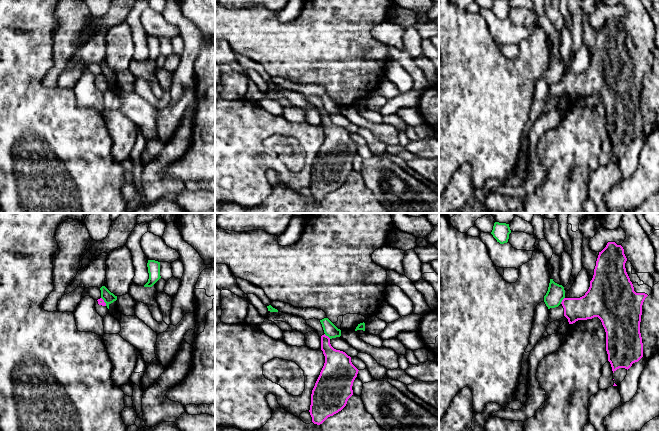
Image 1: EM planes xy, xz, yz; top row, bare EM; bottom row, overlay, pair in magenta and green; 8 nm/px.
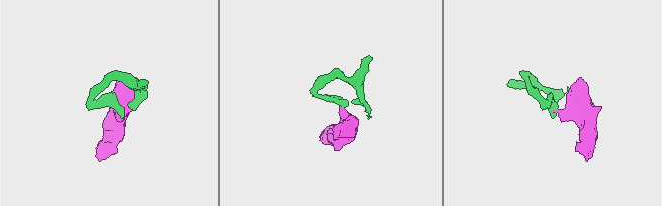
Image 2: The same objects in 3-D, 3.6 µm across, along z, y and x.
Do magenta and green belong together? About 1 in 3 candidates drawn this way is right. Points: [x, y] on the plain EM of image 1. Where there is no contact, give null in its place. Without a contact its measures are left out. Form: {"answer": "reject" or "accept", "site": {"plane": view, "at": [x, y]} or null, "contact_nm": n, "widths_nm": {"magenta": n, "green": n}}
{"answer": "reject", "site": {"plane": "yz", "at": [562, 76]}, "contact_nm": 70, "widths_nm": {"magenta": 200, "green": 140}}

